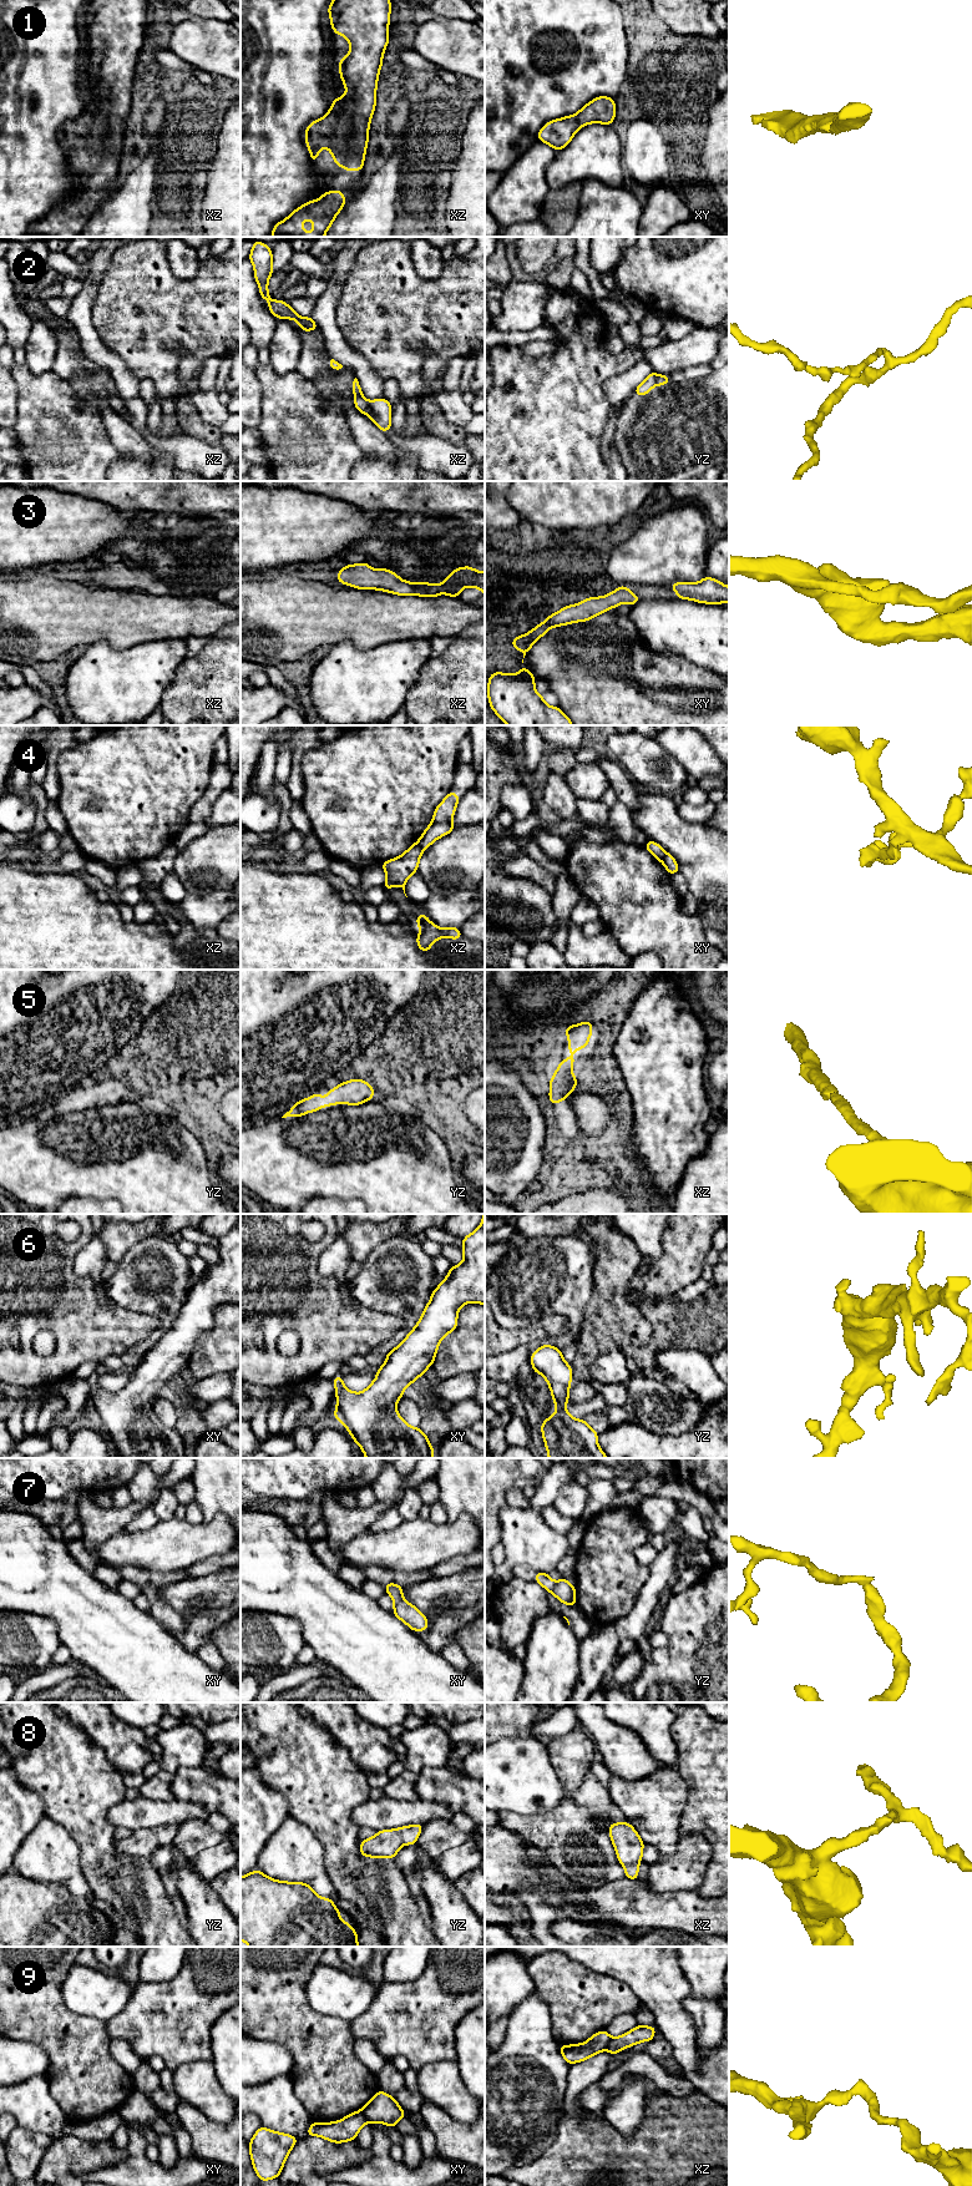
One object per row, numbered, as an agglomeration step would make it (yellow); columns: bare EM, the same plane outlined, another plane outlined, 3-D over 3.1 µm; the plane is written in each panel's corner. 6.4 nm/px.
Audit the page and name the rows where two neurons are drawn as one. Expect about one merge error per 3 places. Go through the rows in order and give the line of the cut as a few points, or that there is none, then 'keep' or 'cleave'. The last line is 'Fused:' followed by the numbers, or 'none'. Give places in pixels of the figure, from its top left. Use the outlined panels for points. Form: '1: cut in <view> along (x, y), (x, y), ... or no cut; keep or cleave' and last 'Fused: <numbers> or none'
1: no cut; keep
2: cut in xz along (366, 401), (376, 421); cleave
3: no cut; keep
4: cut in xy along (667, 853), (662, 861); cleave
5: no cut; keep
6: no cut; keep
7: cut in yz along (556, 1583), (551, 1592); cleave
8: no cut; keep
9: cut in xy along (360, 2110), (368, 2121); cleave
Fused: 2, 4, 7, 9

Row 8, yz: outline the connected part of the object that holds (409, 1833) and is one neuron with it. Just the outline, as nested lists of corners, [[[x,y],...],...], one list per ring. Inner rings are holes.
[[[416,1823],[395,1830],[383,1830],[375,1836],[361,1841],[360,1854],[374,1858],[395,1858],[404,1845],[416,1845],[417,1837],[425,1825]]]

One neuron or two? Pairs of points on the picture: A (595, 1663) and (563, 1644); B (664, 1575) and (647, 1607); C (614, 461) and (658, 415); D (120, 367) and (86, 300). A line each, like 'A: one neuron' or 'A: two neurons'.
A: two neurons
B: one neuron
C: two neurons
D: one neuron

